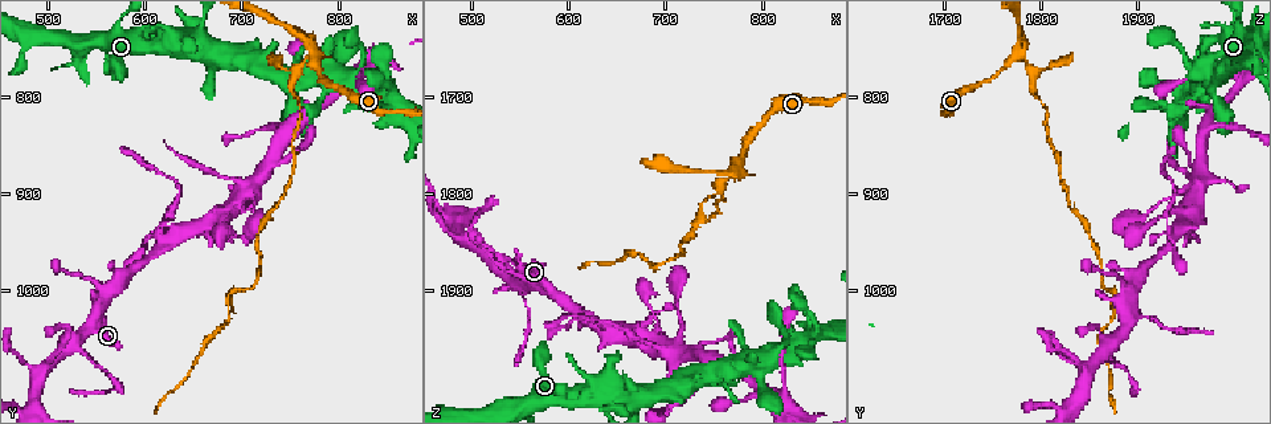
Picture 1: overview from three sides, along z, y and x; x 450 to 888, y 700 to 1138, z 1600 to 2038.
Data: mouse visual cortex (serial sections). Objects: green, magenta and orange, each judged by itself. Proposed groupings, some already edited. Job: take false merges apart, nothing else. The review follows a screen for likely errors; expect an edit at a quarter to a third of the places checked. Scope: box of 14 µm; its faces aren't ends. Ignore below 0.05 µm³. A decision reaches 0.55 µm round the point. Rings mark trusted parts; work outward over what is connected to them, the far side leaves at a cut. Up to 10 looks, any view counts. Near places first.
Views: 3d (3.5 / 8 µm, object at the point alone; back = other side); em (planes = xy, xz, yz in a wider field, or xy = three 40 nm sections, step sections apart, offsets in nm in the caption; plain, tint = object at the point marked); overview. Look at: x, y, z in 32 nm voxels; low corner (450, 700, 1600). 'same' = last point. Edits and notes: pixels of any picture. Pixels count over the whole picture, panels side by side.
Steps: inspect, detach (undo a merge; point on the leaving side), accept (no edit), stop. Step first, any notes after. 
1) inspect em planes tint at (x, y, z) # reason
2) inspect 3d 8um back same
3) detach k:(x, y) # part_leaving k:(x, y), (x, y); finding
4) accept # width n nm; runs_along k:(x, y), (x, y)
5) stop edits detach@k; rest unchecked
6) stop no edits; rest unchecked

inspect 3d 3.5um at (635, 940, 1940) # thick turns thin

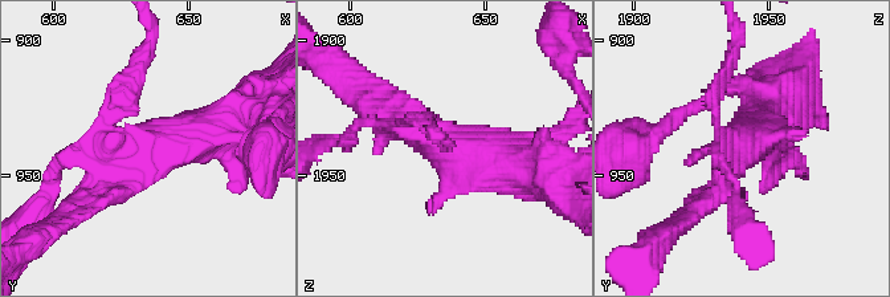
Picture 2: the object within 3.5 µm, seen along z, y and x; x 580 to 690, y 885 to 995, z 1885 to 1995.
inspect em xy step 3 tint at (634, 940, 1937) # now the EM

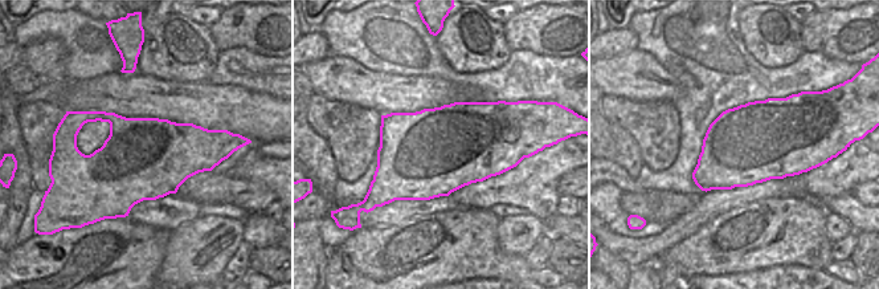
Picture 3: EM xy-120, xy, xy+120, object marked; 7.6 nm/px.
accept # one cell here

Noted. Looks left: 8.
inspect 3d 3.5um at (745, 830, 1970) # sudden change in width

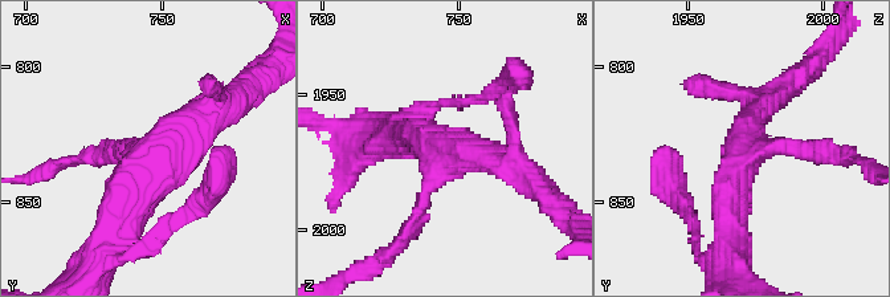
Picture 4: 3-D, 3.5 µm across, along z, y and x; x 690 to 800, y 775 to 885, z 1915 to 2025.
inspect em xy step 2 tint at (747, 832, 1971) # arms 3; arm_widths 200, 350, 400 nm

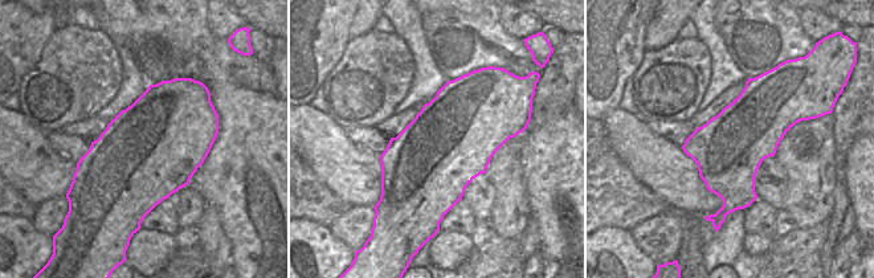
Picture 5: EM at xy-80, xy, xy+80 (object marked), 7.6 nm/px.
accept # runs_along 4:(118, 234), (151, 155), (220, 106); all the same cell

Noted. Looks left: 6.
inspect 3d 8um at (805, 780, 1970) # sharp bend

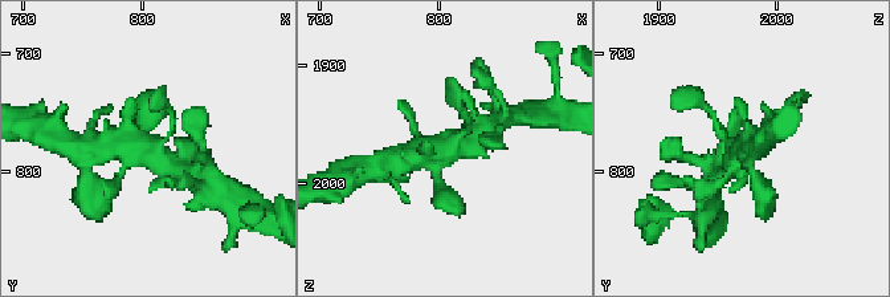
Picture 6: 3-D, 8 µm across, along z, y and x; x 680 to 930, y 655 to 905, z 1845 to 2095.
inspect em xy step 1 tint at (804, 780, 1970)

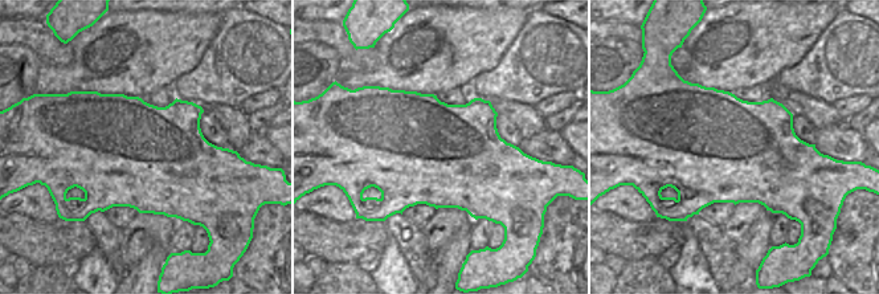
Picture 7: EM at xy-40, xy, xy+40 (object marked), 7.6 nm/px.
accept # runs_along 6:(392, 162), (444, 150), (462, 139); one cell here

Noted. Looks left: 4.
inspect 3d 3.5um at (775, 760, 1775) # abrupt turn

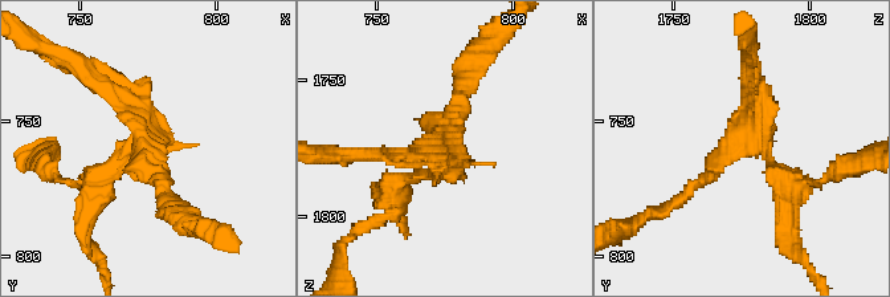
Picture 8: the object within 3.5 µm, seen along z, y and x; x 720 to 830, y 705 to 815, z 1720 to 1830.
inspect em xy step 3 tint at (775, 757, 1776) # now the EM

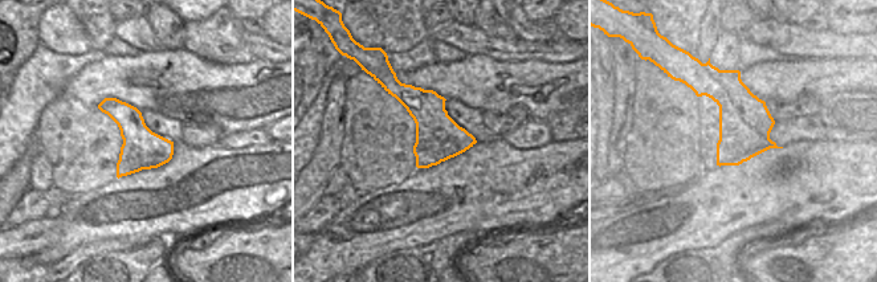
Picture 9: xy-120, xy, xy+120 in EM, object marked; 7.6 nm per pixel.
detach 8:(405, 192) # part_leaving 8:(432, 174), (403, 177), (387, 200); two cells meet here

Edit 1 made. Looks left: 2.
stop edits detach@8; rest unchecked

